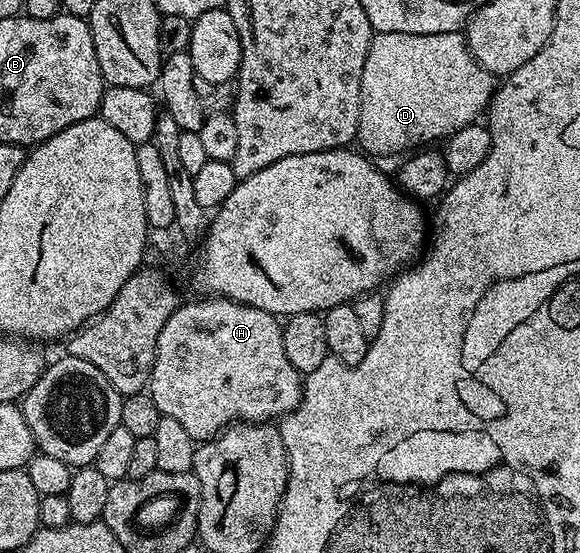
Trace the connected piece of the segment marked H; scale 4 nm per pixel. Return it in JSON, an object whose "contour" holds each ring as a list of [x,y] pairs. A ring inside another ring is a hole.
{"contour":[[[207,296],[204,302],[184,301],[165,320],[161,336],[157,336],[155,359],[147,390],[160,415],[178,420],[202,444],[216,438],[232,424],[240,422],[271,422],[282,419],[297,408],[303,395],[303,378],[289,364],[283,347],[283,328],[280,319],[261,308],[246,306],[228,298]]]}

